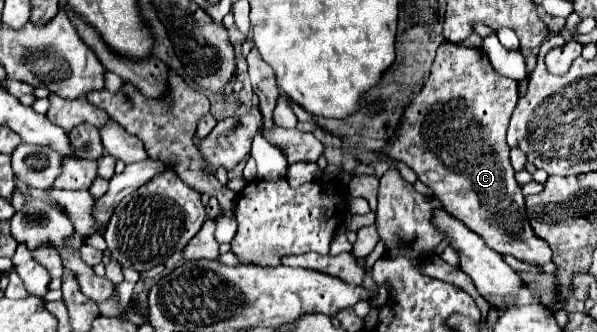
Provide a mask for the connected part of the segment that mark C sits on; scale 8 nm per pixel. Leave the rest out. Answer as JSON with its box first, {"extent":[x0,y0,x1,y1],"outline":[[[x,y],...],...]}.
{"extent":[384,43,552,265],"outline":[[[442,43],[432,63],[428,81],[406,107],[398,137],[394,143],[384,145],[384,153],[414,169],[418,179],[434,191],[434,197],[442,203],[442,207],[456,219],[464,221],[464,225],[480,235],[490,249],[502,255],[514,255],[526,263],[546,265],[552,261],[552,249],[534,233],[528,221],[522,187],[514,177],[514,169],[508,157],[510,147],[506,145],[506,129],[516,101],[518,81],[498,75],[484,51]]]}

